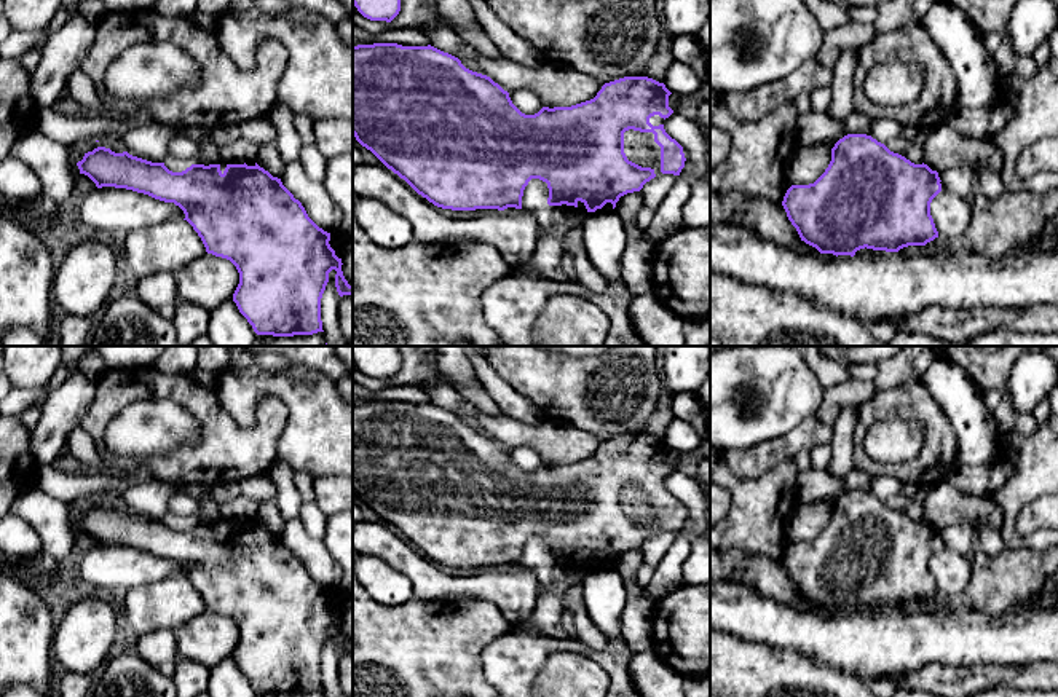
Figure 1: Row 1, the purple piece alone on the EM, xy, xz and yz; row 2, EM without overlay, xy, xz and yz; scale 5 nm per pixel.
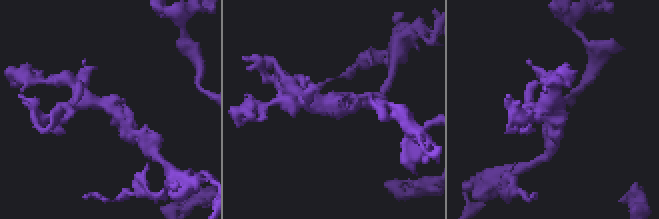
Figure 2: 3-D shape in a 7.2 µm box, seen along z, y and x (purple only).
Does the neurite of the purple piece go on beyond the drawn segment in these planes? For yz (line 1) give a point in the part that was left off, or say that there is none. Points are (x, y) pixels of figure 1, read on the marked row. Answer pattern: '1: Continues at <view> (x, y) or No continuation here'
1: No continuation here

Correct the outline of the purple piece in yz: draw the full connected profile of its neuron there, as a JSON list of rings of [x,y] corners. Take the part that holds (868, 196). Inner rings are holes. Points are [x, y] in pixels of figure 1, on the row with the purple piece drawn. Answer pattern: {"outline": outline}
{"outline": [[[847,134],[831,148],[825,172],[809,185],[792,185],[782,201],[801,241],[820,254],[851,255],[860,249],[898,252],[938,238],[930,203],[942,191],[937,171],[914,164],[867,134]]]}

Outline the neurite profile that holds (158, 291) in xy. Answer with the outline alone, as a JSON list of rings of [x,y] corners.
[[[169,271],[139,278],[134,293],[164,319],[172,319],[180,303],[174,273]]]

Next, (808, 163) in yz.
[[[827,145],[796,147],[787,172],[788,183],[814,183],[825,172],[830,161],[831,150]]]

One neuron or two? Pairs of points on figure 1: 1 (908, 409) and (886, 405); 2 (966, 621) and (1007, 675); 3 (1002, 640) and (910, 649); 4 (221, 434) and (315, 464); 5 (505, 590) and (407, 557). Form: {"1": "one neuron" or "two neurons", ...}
{"1": "one neuron", "2": "two neurons", "3": "one neuron", "4": "two neurons", "5": "one neuron"}

